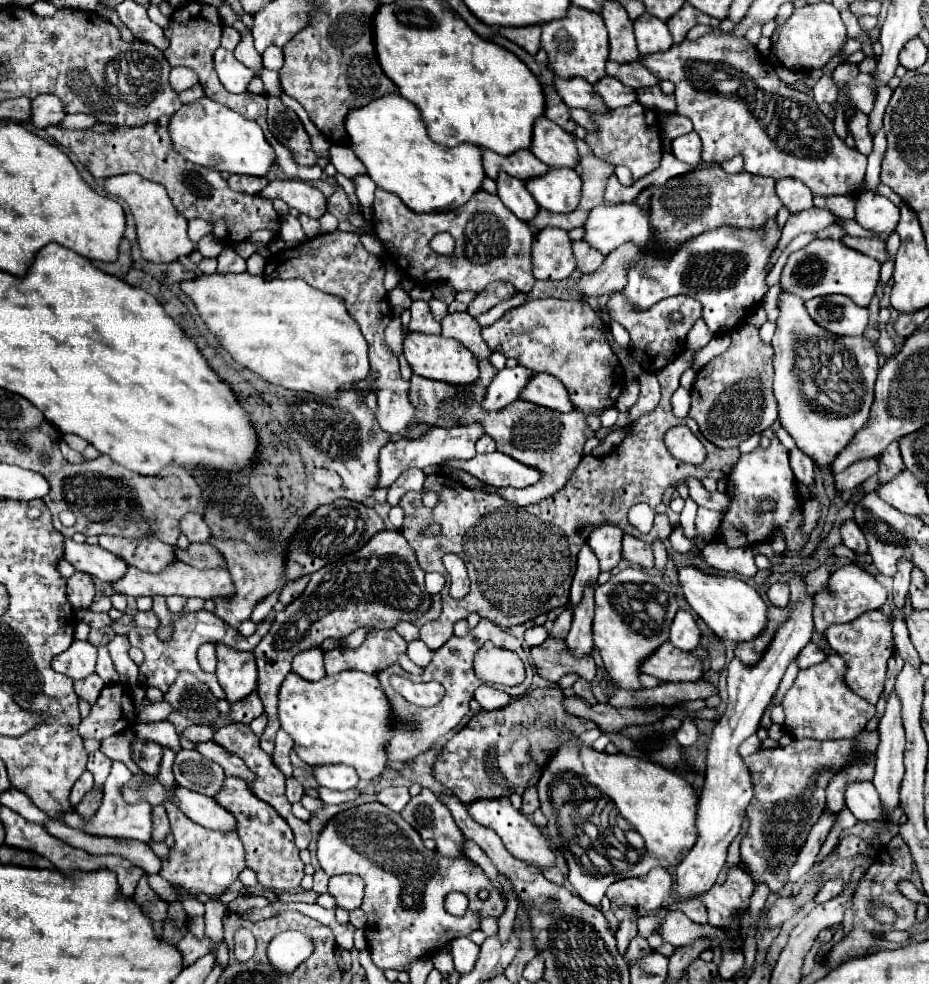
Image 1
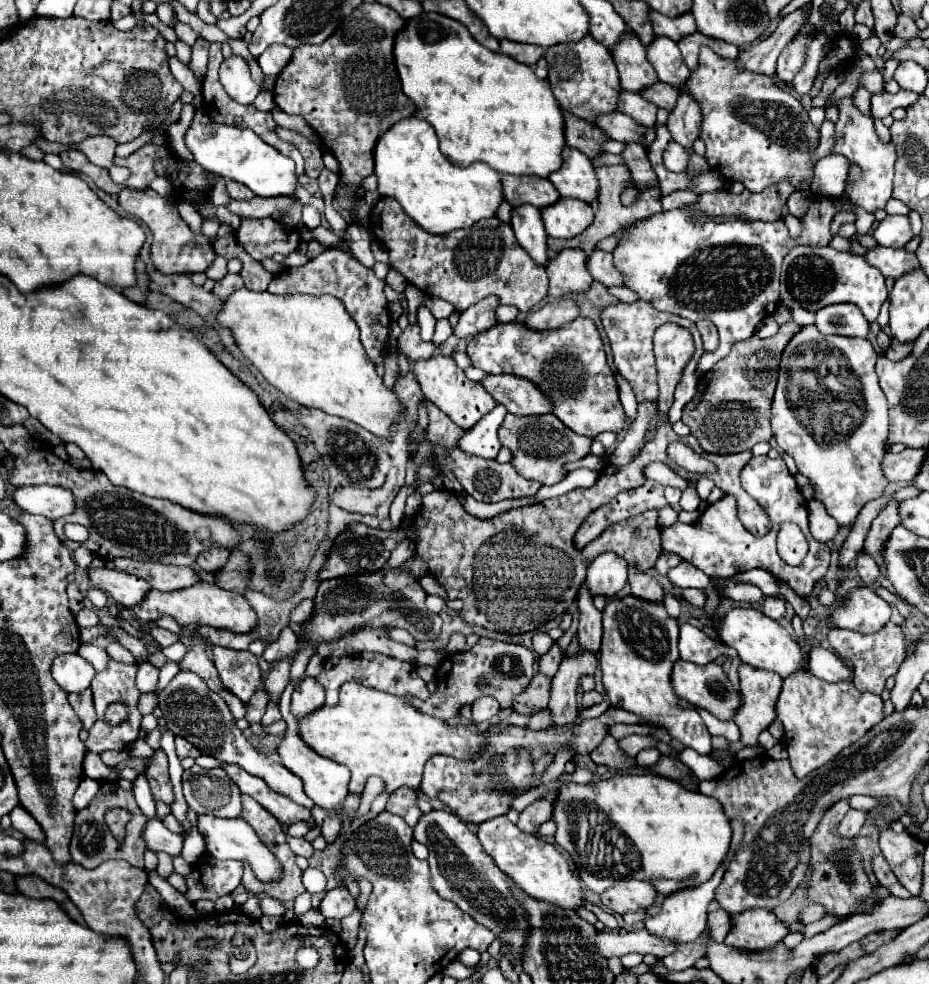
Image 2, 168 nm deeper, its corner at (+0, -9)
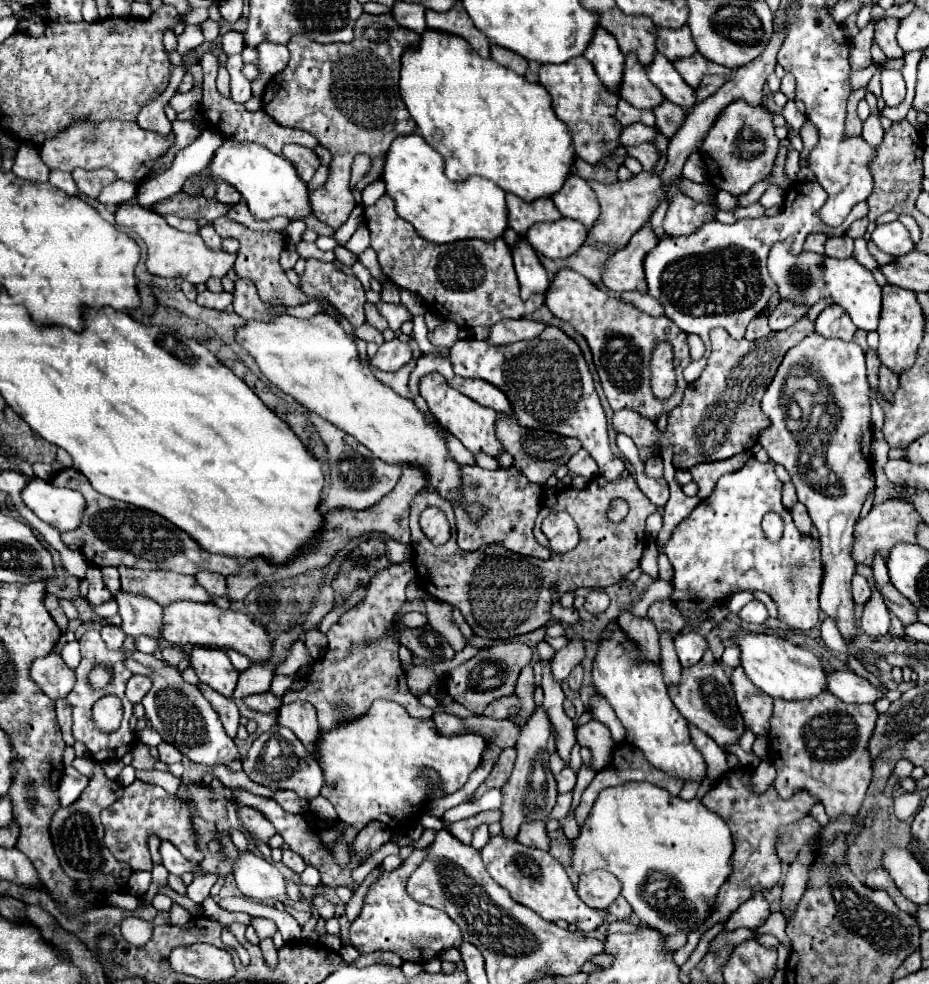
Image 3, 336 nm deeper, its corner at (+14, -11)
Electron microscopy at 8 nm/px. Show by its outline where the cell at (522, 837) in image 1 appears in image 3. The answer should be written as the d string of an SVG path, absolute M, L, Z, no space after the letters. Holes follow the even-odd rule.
M494 836L480 850L480 854L482 854L482 860L486 864L488 874L504 890L508 890L510 898L516 900L518 904L534 910L544 920L550 920L550 922L566 920L568 924L576 924L576 928L582 932L592 932L608 920L606 910L590 908L578 898L566 870L548 852L540 852L538 848L522 846L520 842L514 842L514 840L512 840L512 844L508 844L508 840L504 840L504 836Z

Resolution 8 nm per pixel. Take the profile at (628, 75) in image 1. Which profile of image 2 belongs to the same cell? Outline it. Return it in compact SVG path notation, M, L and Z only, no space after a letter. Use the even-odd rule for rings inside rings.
M656 82L656 84L648 86L648 88L644 88L640 92L640 96L644 100L648 100L648 102L654 102L656 106L662 106L666 110L672 110L674 108L674 102L678 98L678 92L676 92L674 86L666 86L664 82Z

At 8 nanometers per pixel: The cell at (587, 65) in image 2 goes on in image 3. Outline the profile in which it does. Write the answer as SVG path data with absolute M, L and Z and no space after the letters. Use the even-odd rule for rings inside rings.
M576 56L568 60L568 64L544 64L540 68L540 84L552 96L552 108L572 132L576 154L584 162L600 164L604 158L614 154L614 150L620 146L622 132L622 124L614 116L620 98L612 96L604 84L600 84L600 78L584 56Z

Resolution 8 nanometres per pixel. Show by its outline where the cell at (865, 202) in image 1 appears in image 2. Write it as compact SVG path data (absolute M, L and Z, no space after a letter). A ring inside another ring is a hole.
M886 216L878 222L874 230L874 238L880 246L902 248L908 240L912 240L912 230L908 216Z

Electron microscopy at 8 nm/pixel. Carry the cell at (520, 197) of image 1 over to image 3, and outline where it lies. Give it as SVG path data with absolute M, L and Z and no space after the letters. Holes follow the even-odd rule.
M520 238L520 244L512 250L514 254L514 266L520 282L520 292L522 300L528 300L534 294L544 294L548 290L550 278L544 266L540 264L536 252L532 246L528 246L526 238Z

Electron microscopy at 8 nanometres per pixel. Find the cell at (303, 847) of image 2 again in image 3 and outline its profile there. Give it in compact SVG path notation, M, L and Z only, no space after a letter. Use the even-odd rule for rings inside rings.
M284 848L284 856L282 856L282 864L288 866L292 872L296 874L302 874L306 864L304 860L300 860L300 856L296 856L296 852L290 852L290 848Z

